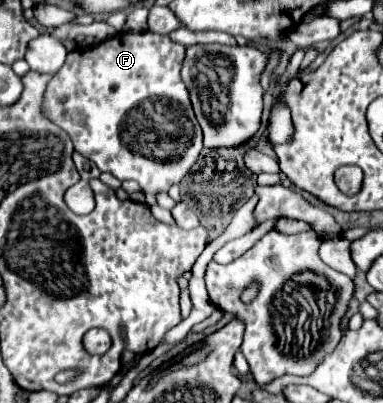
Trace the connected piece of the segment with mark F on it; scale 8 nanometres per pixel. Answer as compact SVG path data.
M151 31L117 33L93 47L69 51L65 65L47 83L43 115L59 125L71 137L75 151L91 159L99 171L107 171L119 181L137 181L147 193L147 205L153 205L155 191L167 191L171 185L177 185L203 149L203 133L193 115L189 91L181 81L183 59L183 45Z

